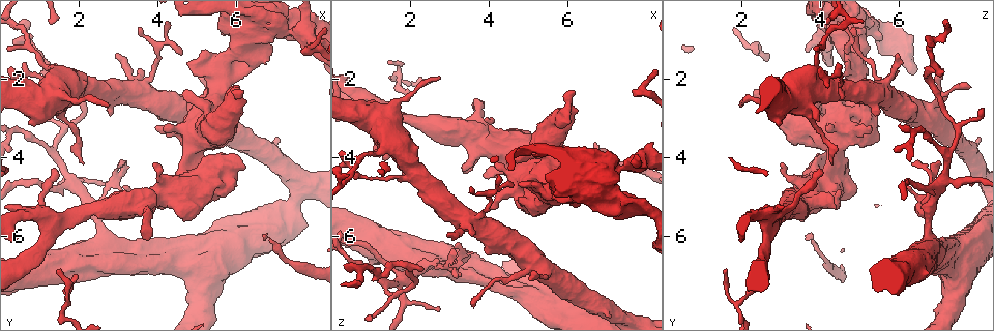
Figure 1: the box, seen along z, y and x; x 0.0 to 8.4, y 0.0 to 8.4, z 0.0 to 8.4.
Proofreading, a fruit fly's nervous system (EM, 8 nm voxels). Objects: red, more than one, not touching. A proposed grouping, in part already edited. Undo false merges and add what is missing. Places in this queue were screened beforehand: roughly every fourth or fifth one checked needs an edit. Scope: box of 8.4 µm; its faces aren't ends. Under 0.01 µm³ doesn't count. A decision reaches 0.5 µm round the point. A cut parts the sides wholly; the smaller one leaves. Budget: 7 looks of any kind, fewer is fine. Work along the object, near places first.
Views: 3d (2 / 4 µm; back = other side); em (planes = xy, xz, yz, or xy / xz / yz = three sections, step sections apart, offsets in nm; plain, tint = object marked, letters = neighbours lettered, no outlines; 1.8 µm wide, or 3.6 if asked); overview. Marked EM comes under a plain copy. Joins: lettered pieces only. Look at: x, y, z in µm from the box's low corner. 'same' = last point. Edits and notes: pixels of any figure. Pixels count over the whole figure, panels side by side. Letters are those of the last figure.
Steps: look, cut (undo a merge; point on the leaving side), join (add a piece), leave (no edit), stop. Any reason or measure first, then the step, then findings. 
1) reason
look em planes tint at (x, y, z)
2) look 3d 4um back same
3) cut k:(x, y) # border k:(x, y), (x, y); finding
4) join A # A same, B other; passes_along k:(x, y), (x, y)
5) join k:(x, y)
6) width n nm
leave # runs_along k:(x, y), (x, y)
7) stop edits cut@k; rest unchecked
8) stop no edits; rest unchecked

thick turns thin
look 3d 2um at (1.05, 5.50, 2.65)

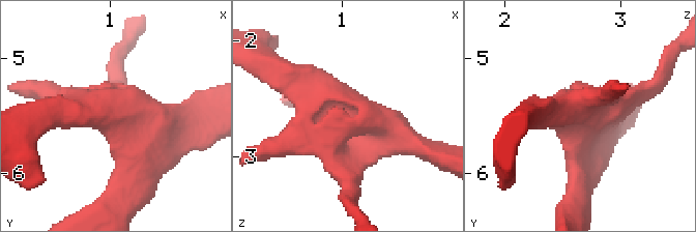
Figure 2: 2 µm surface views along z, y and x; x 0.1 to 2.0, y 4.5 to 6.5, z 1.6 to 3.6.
look em planes letters at (1.04, 5.44, 2.68)

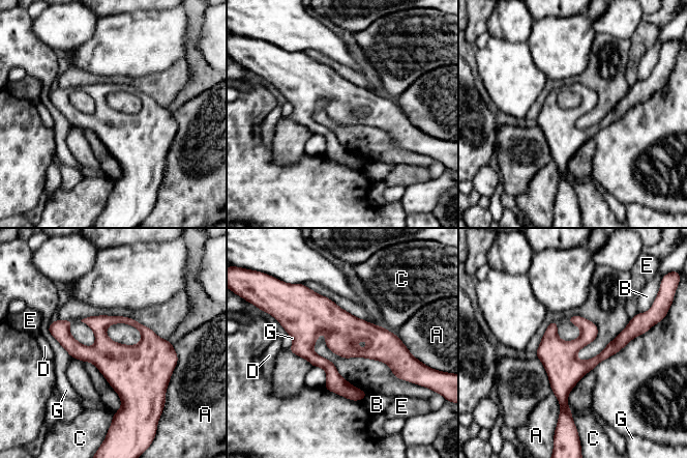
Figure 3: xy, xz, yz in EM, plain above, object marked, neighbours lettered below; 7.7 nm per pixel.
leave # A other, B other, C other, D other, E other, G other; runs_along 3:(285, 322), (367, 331), (404, 355); continuous, no second neuron

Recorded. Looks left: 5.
abrupt turn
look 3d 2um at (7.70, 0.80, 4.10)

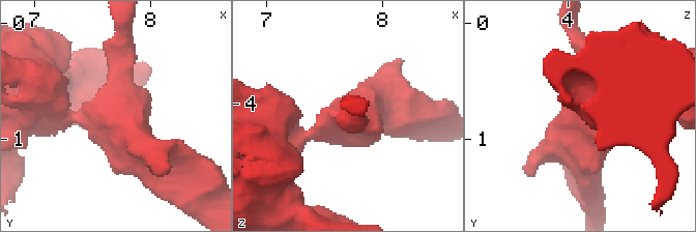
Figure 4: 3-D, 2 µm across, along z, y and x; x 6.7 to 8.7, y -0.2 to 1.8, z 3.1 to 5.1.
arms 3; arm_widths 190, 240, 440 nm; now the EM
look em xz step 16 letters at (7.70, 0.84, 4.10)

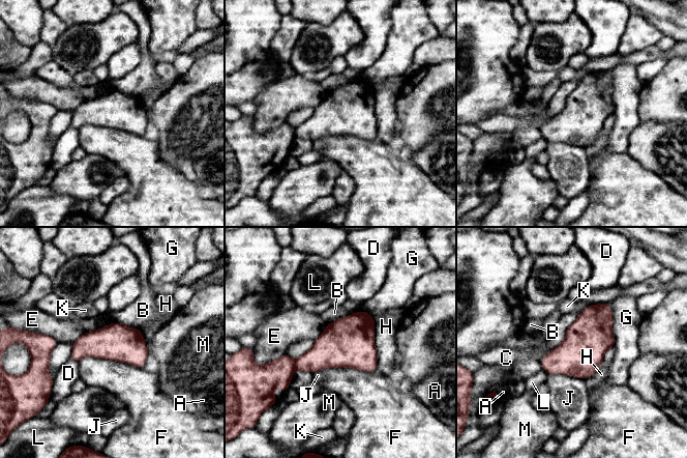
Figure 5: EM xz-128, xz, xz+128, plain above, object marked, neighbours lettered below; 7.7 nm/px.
cut 5:(324, 353) # A other, B other, C other, D other, E other, F other, G other, H other, J other, K other, L other, M other; border 5:(294, 363), (296, 368); a second neuron is stuck on

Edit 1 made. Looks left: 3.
stop edits cut@5; rest unchecked

